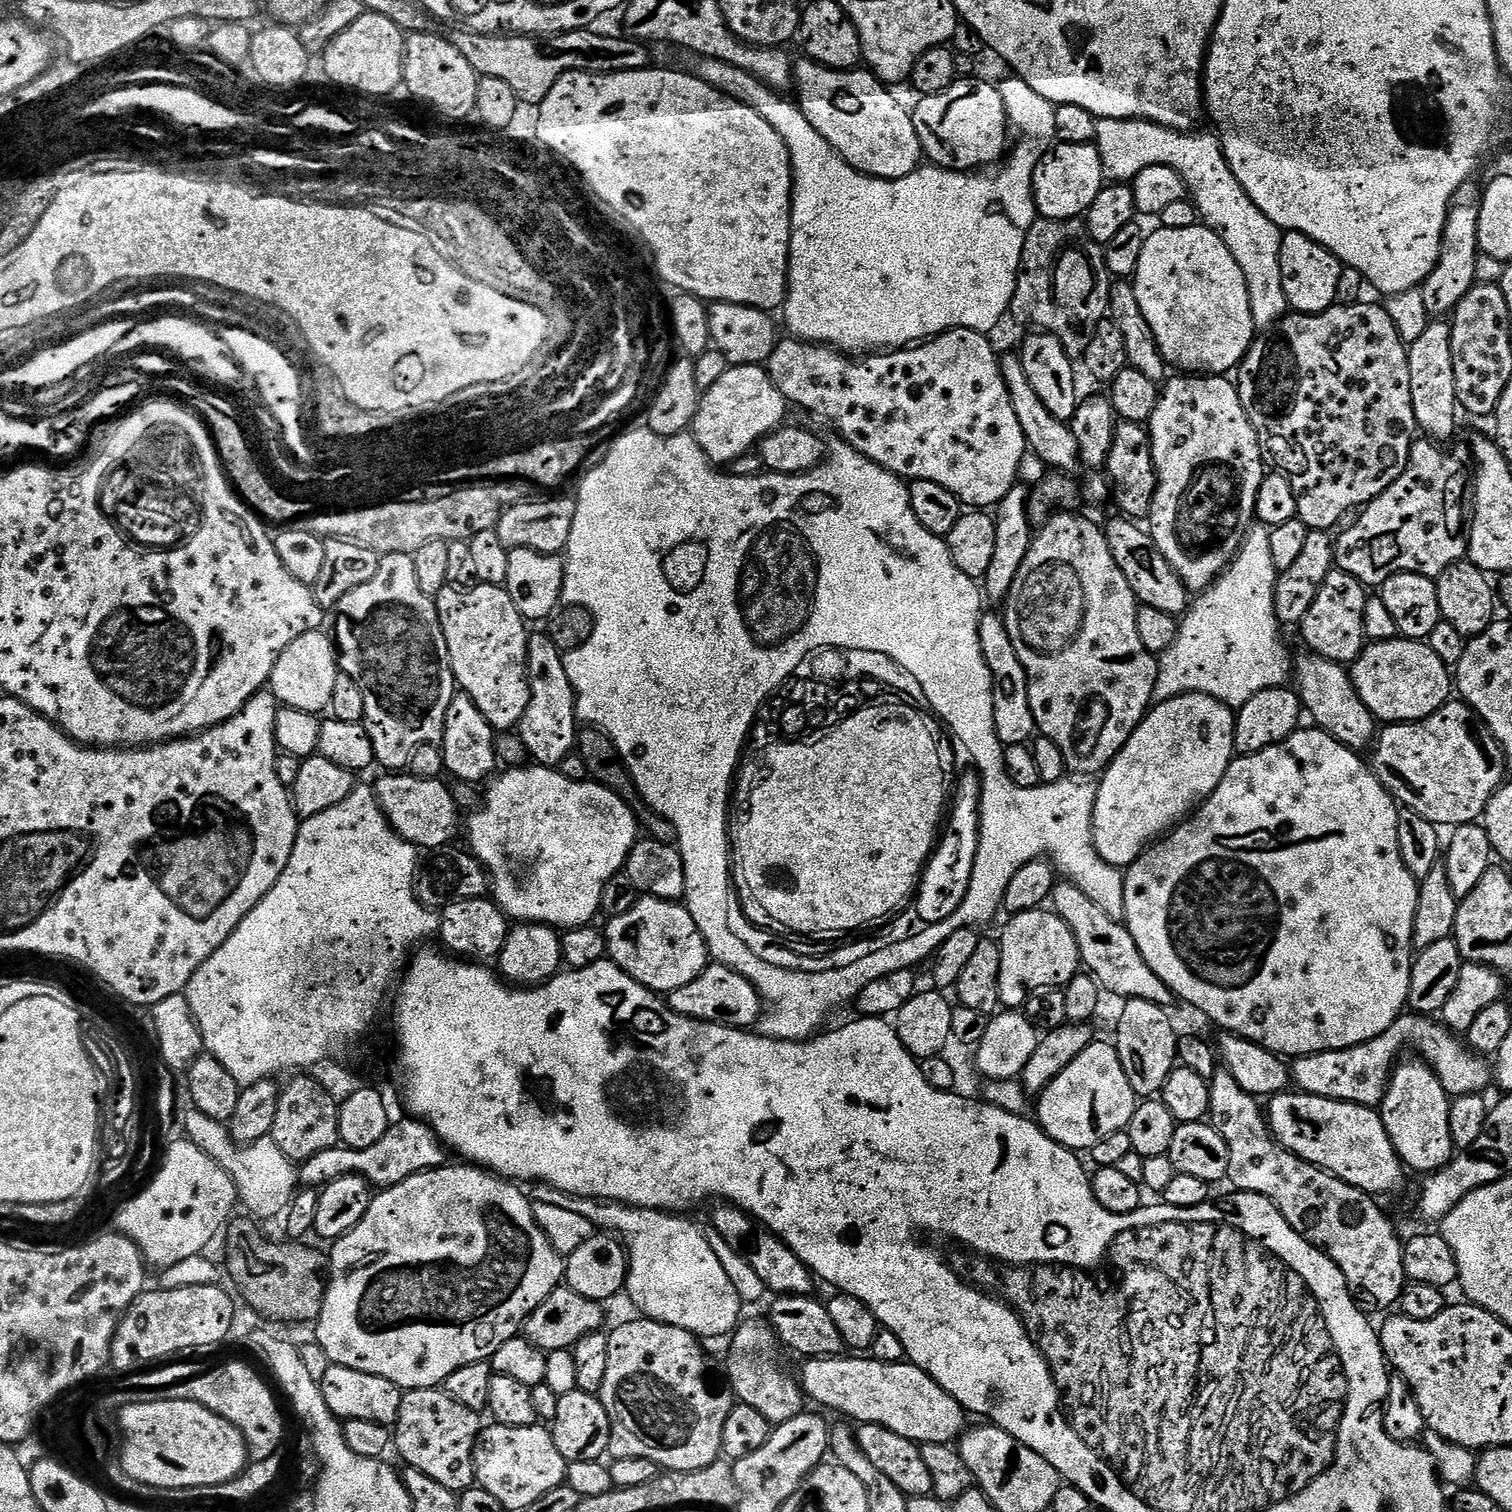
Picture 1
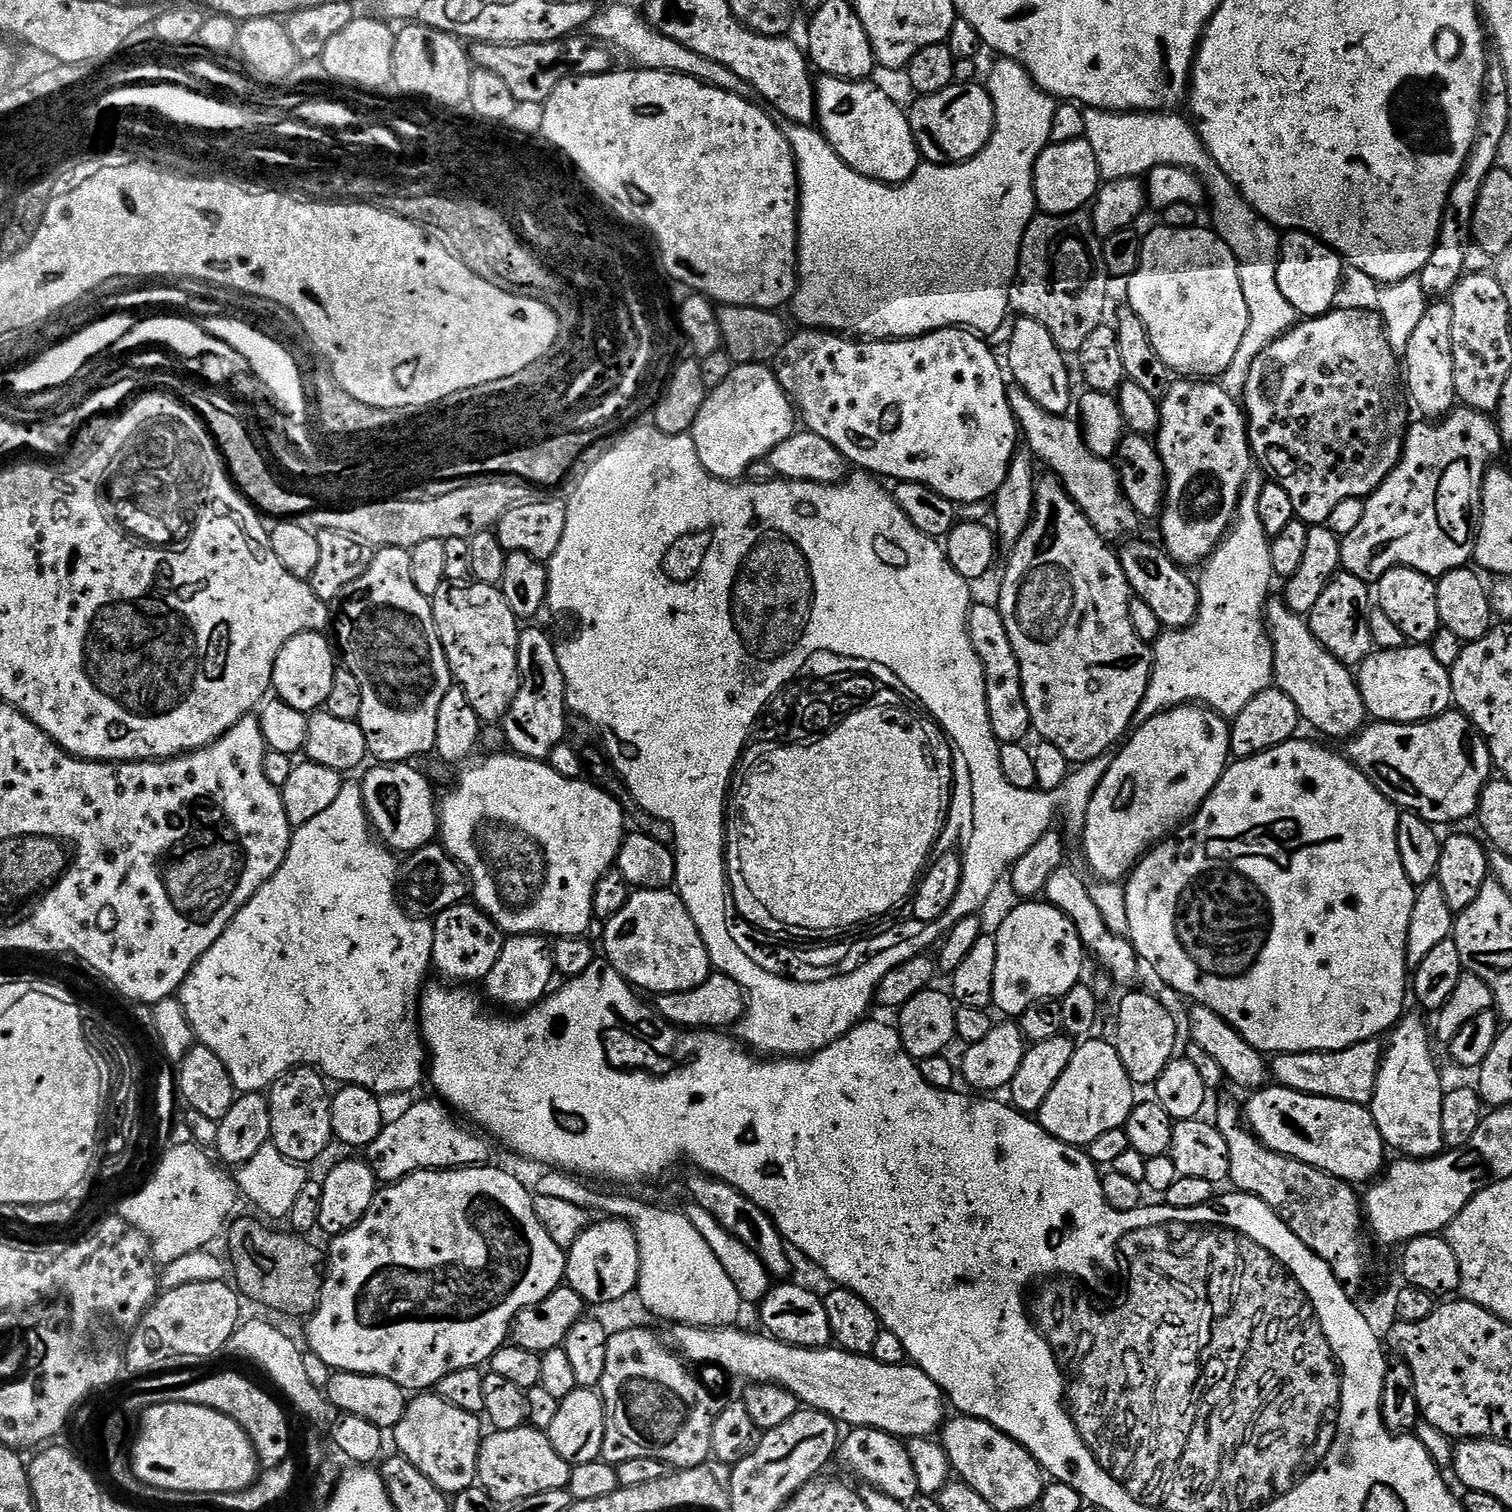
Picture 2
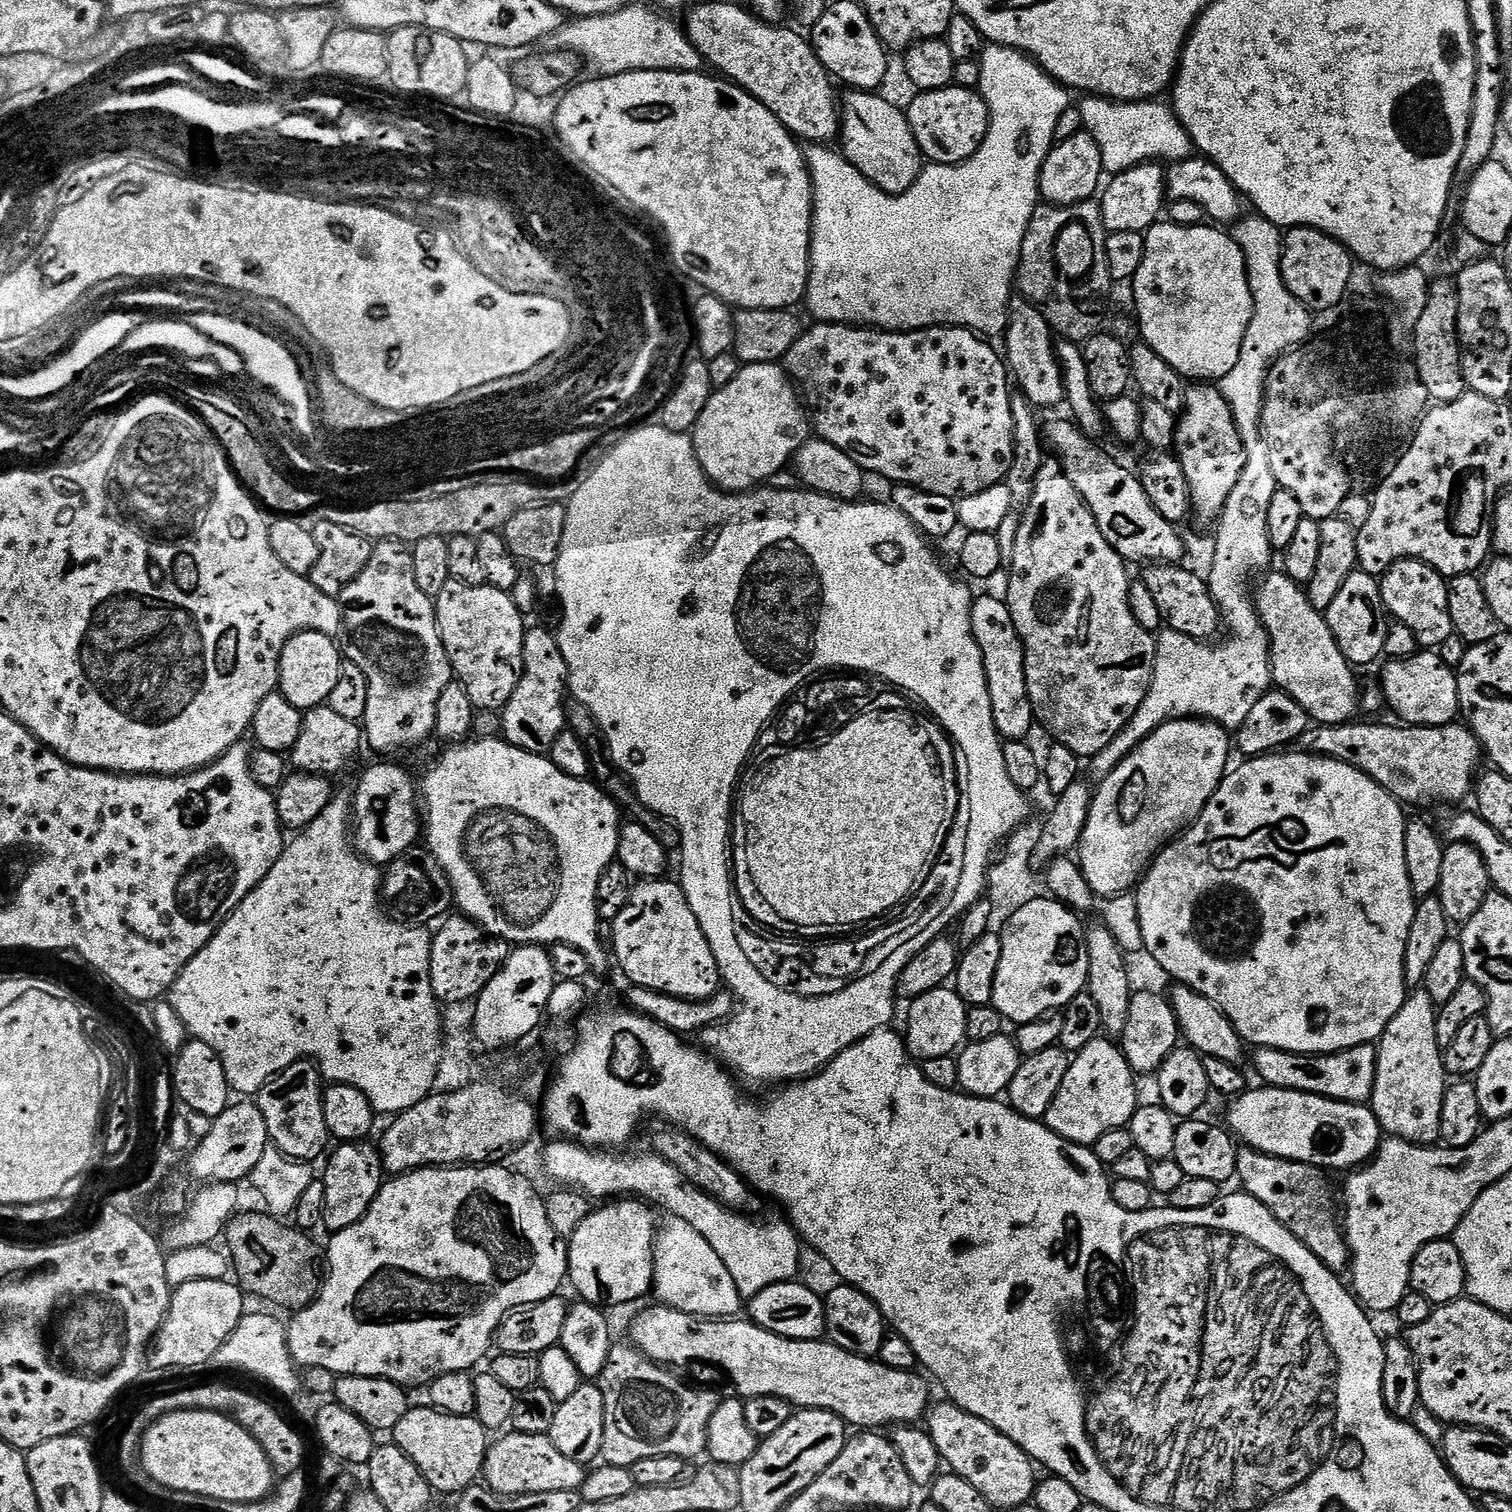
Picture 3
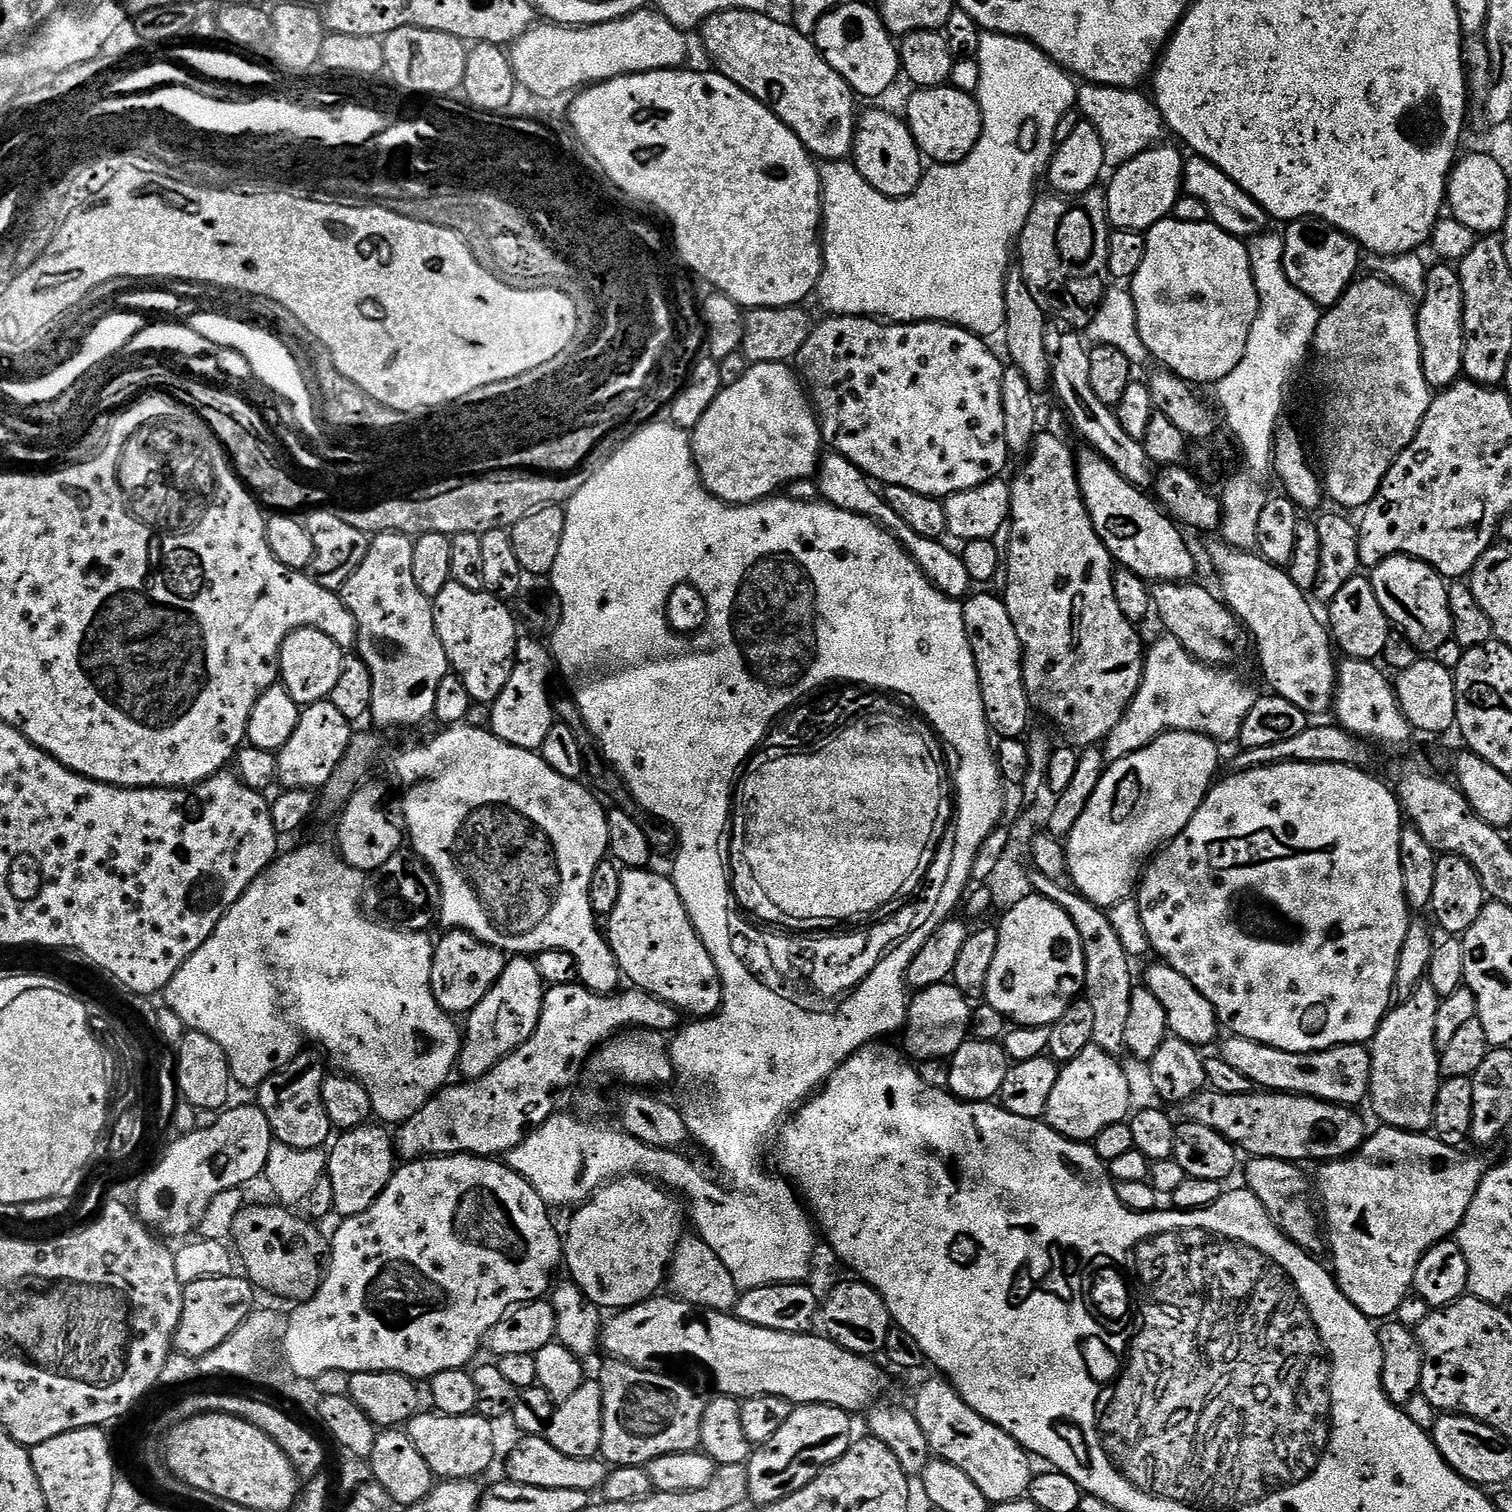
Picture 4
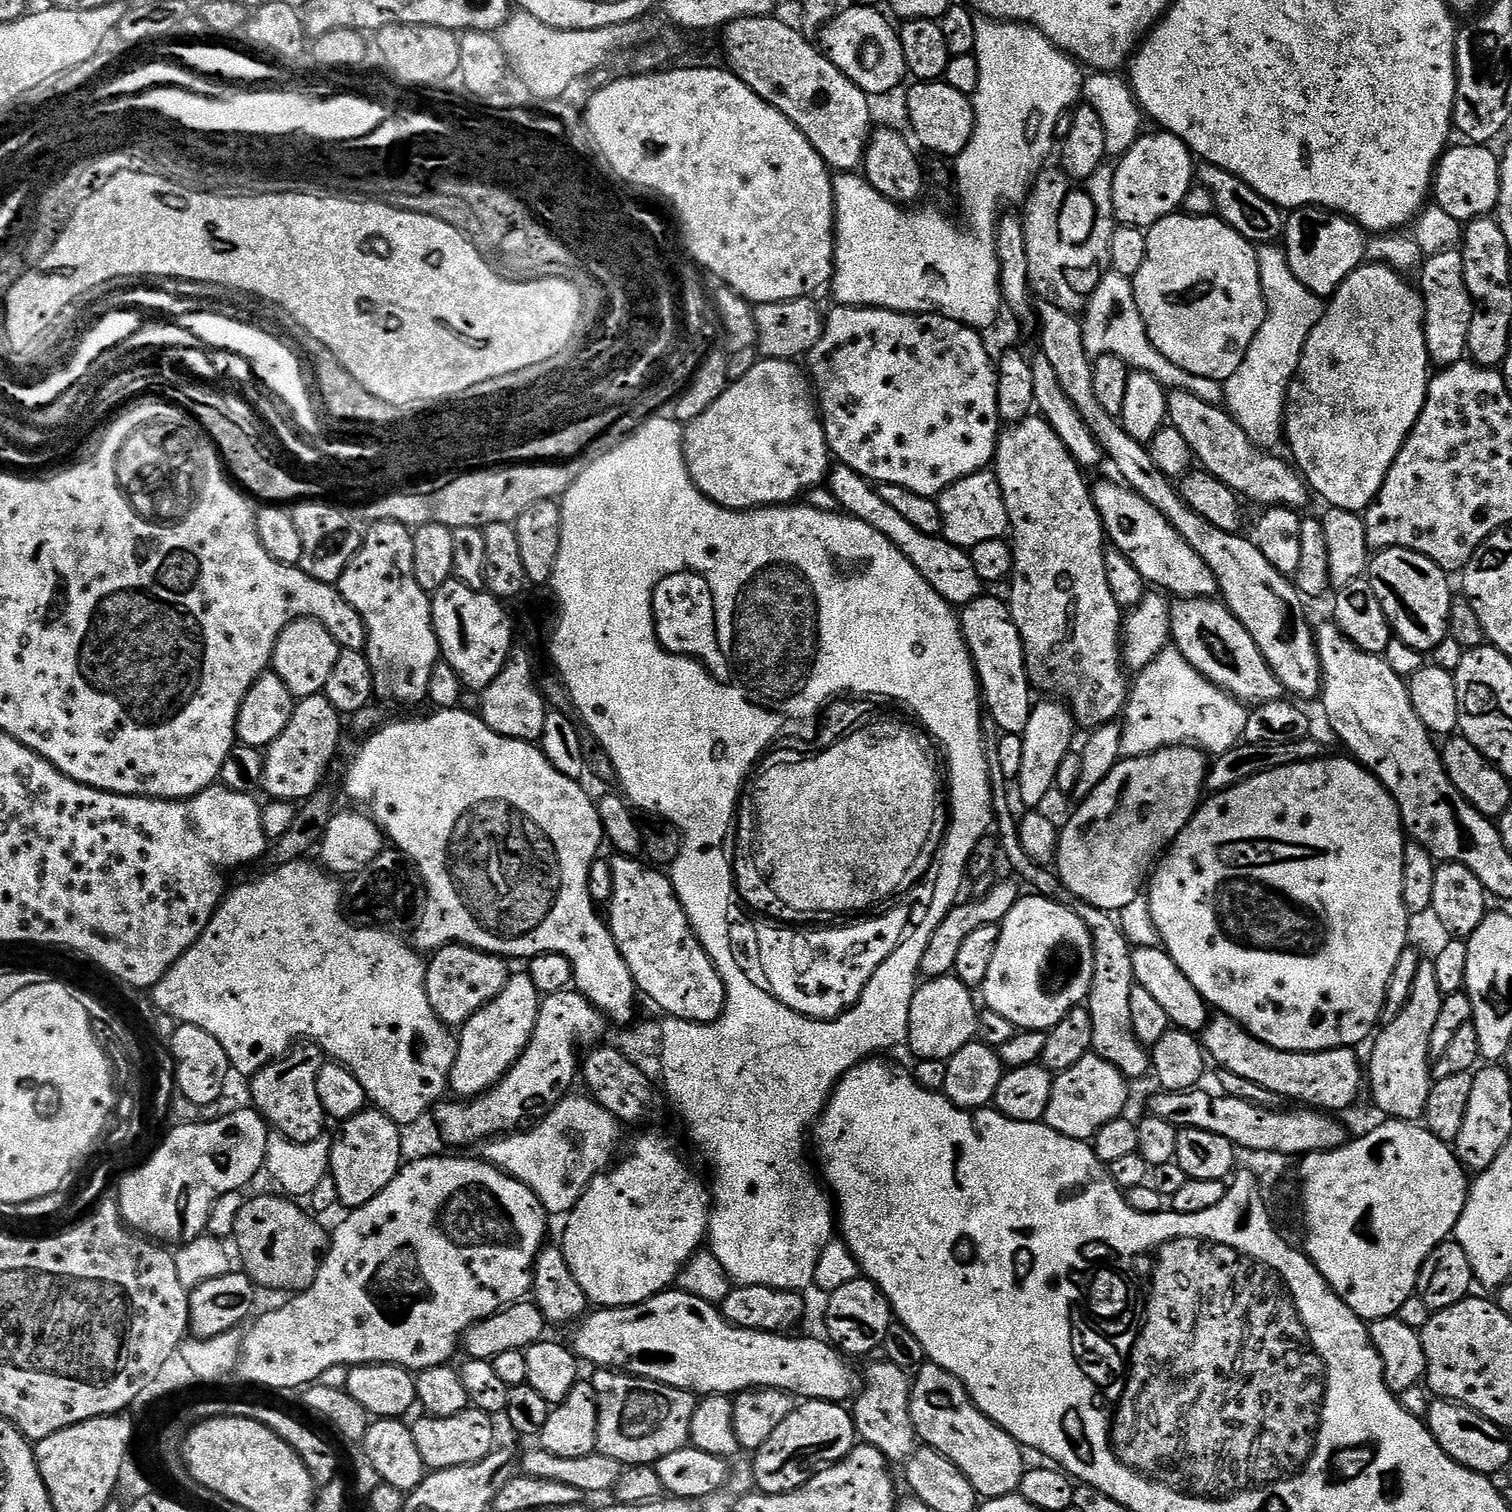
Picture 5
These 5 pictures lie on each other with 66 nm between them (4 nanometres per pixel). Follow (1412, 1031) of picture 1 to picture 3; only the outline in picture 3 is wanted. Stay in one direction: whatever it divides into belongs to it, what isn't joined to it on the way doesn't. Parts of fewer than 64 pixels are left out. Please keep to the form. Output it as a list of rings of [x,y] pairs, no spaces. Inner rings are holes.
[[[1371,1043],[1341,1052],[1301,1056],[1277,1048],[1256,1048],[1256,1072],[1269,1088],[1293,1088],[1295,1092],[1309,1092],[1347,1104],[1368,1104],[1376,1077],[1376,1049],[1377,1045]]]

